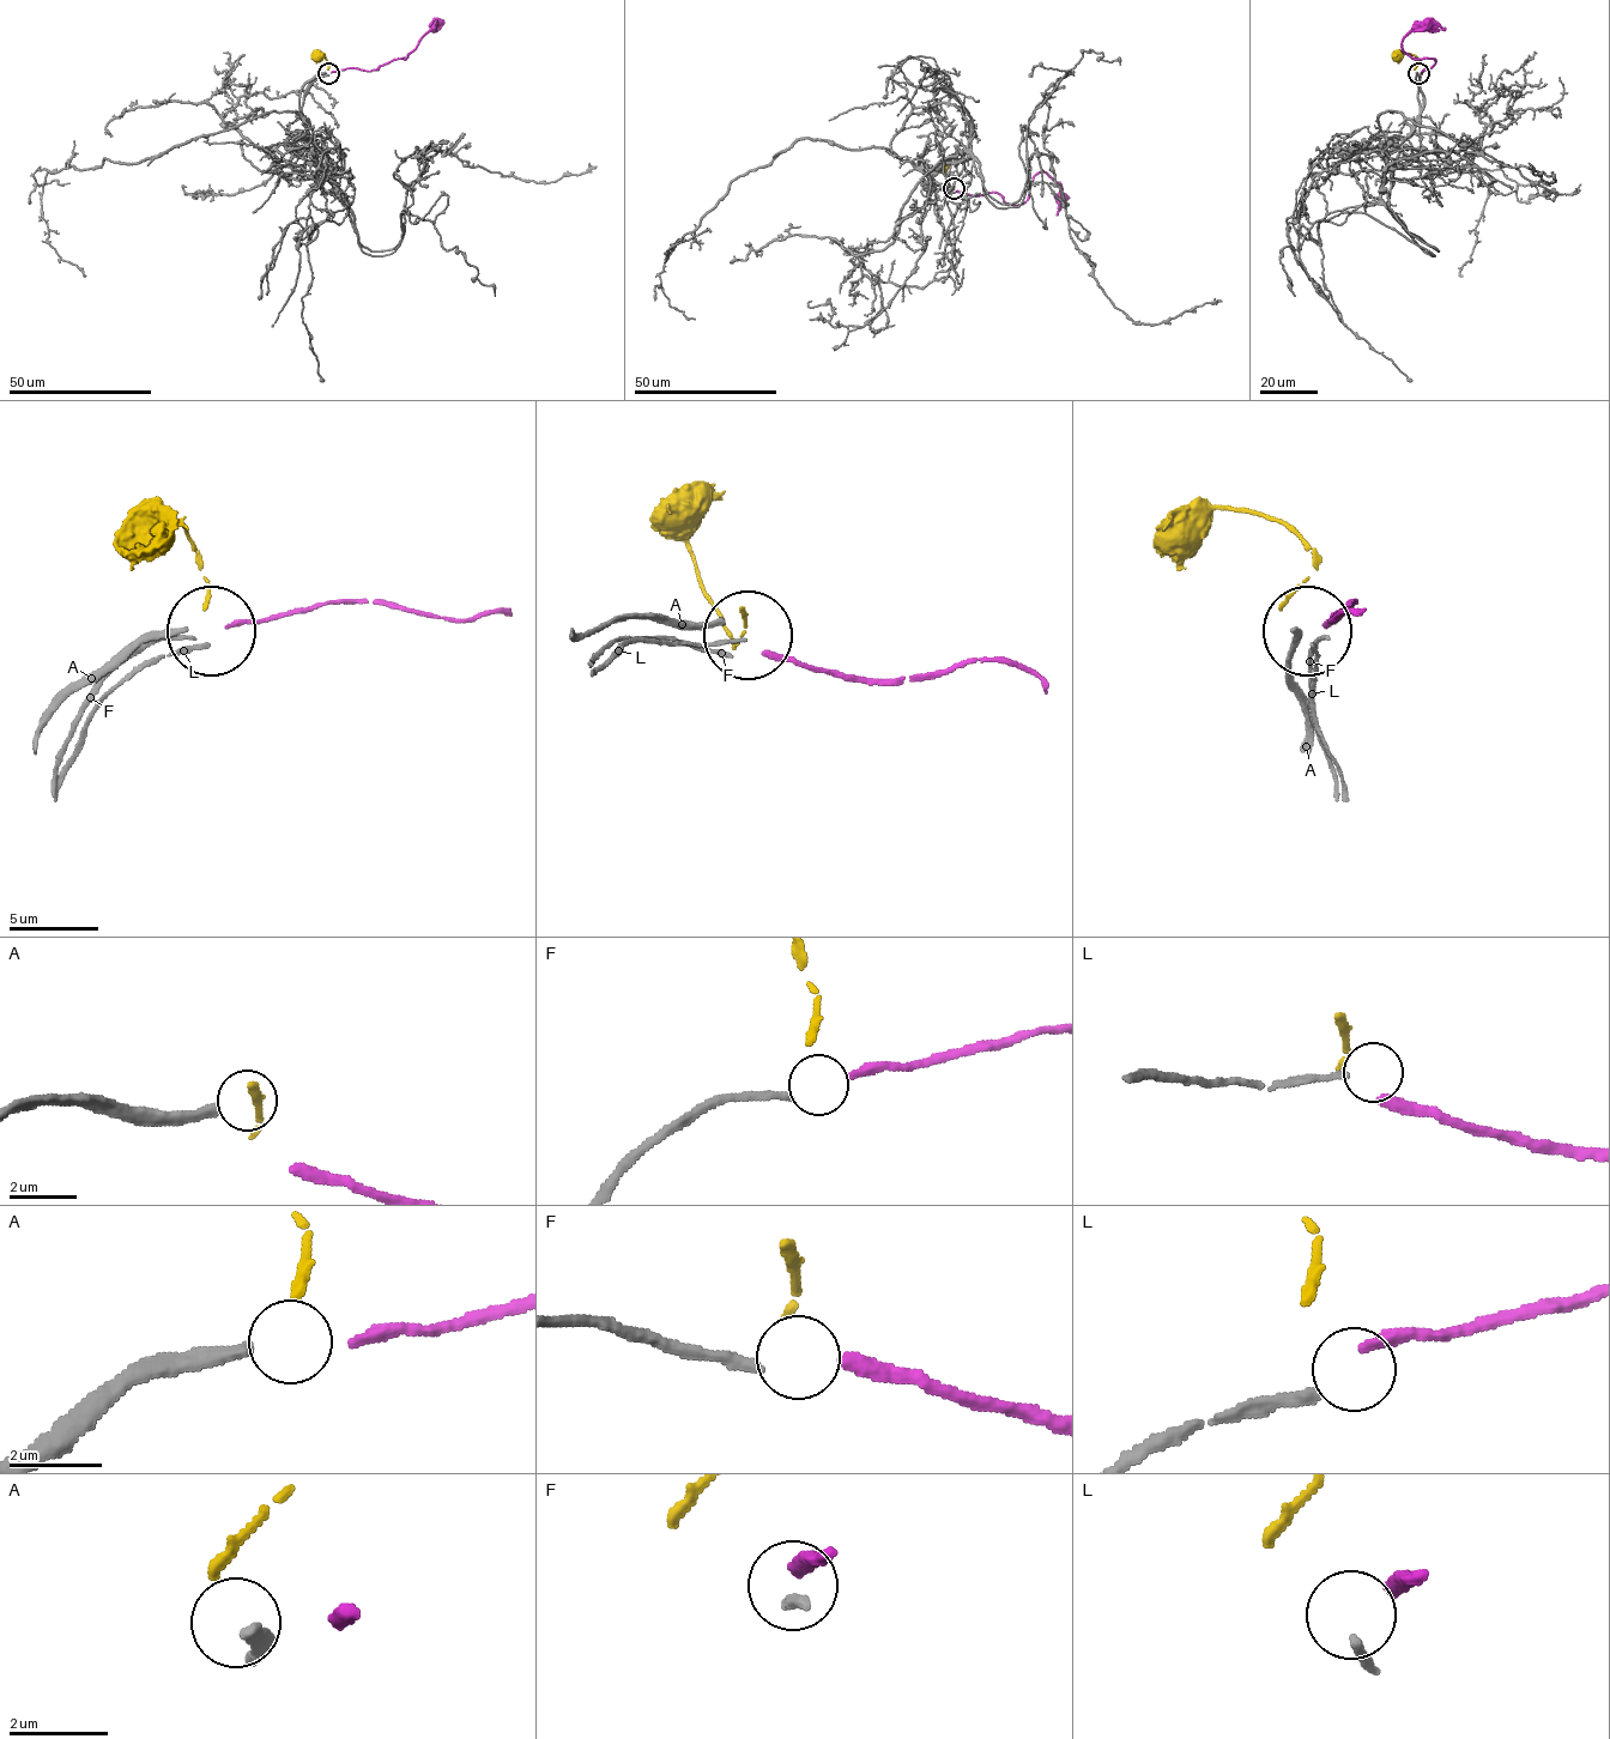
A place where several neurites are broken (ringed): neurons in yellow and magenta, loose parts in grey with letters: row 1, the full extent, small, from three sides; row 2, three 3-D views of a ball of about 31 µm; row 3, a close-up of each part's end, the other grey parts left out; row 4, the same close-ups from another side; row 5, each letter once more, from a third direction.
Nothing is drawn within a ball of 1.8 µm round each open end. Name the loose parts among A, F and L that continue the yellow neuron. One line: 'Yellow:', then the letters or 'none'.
Yellow: none

